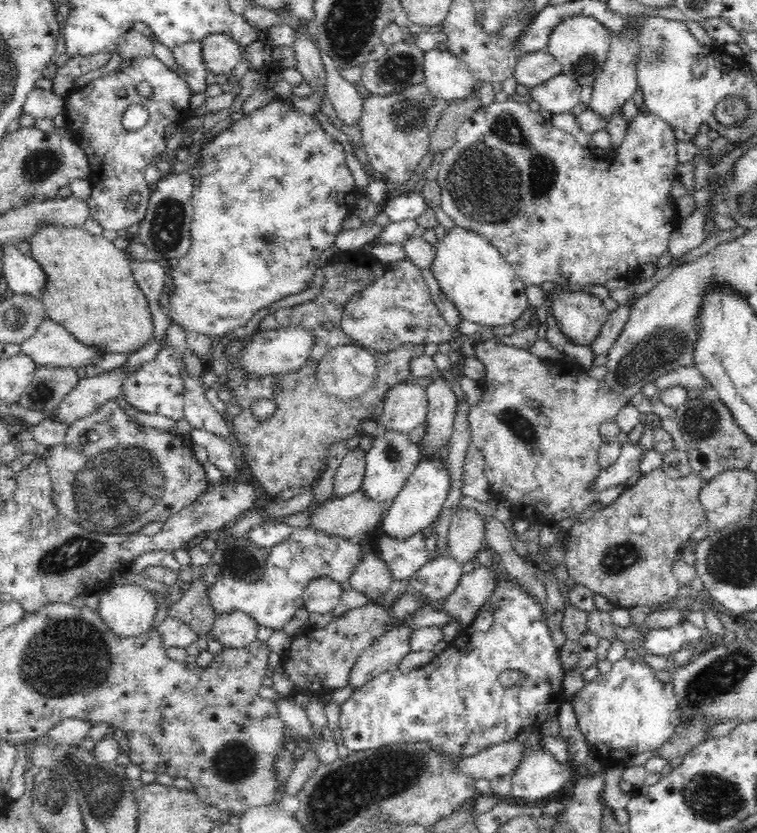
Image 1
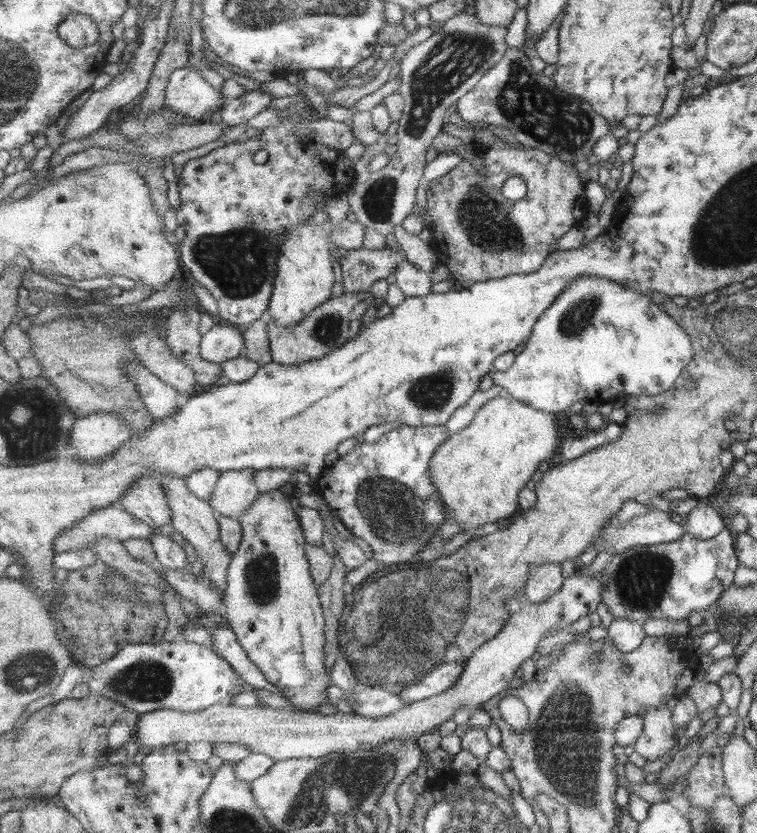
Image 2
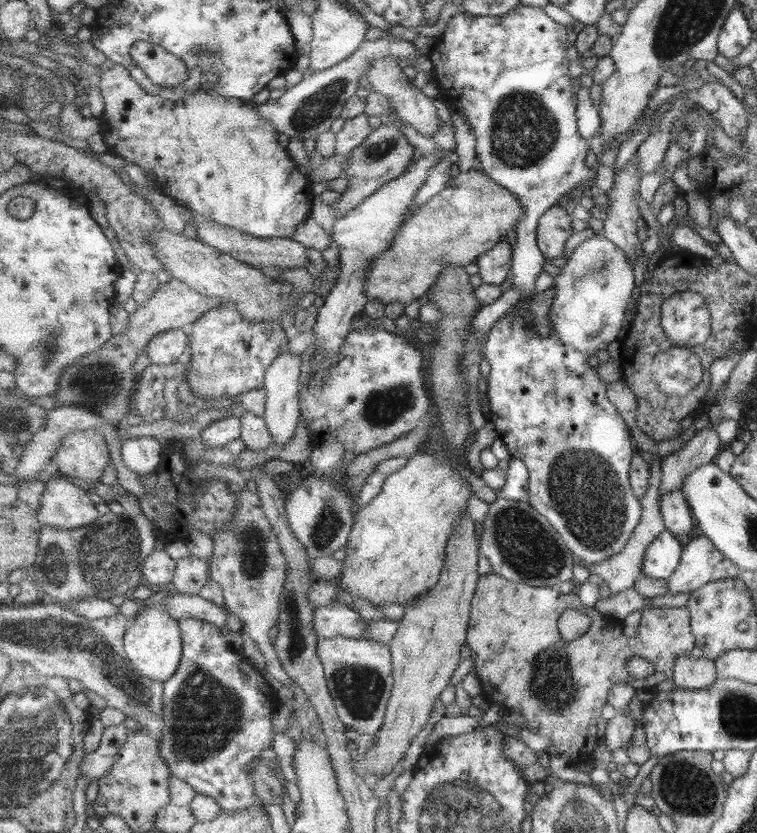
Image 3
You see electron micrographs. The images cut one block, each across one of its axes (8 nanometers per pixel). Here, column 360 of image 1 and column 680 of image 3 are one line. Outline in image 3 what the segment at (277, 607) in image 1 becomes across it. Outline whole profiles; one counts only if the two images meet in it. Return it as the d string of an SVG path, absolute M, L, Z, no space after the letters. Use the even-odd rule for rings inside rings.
M665 529L647 548L642 570L651 578L668 579L678 568L683 556L683 543L678 536Z

